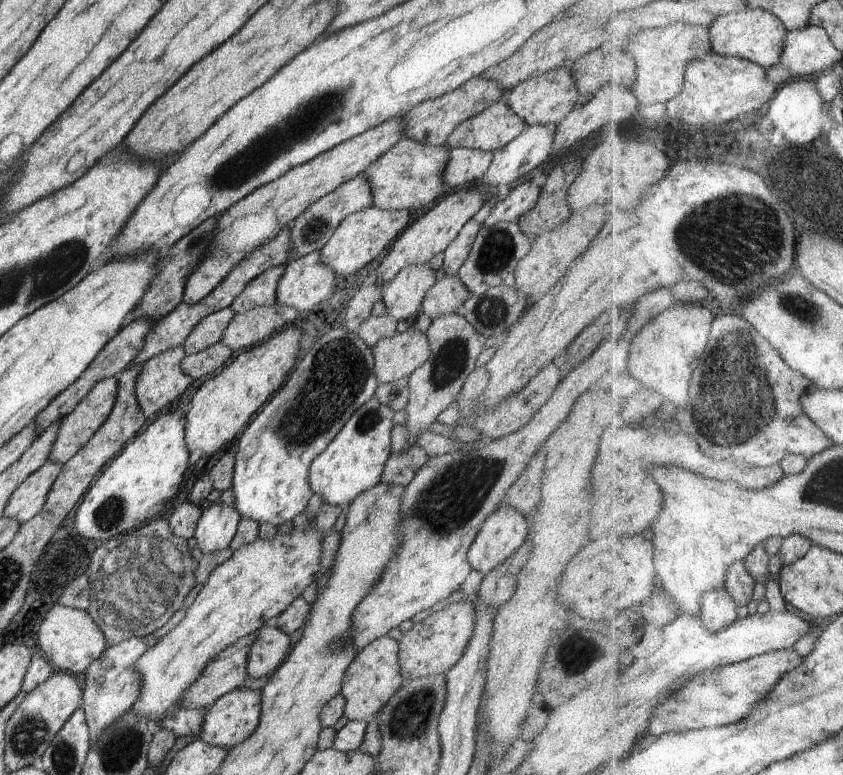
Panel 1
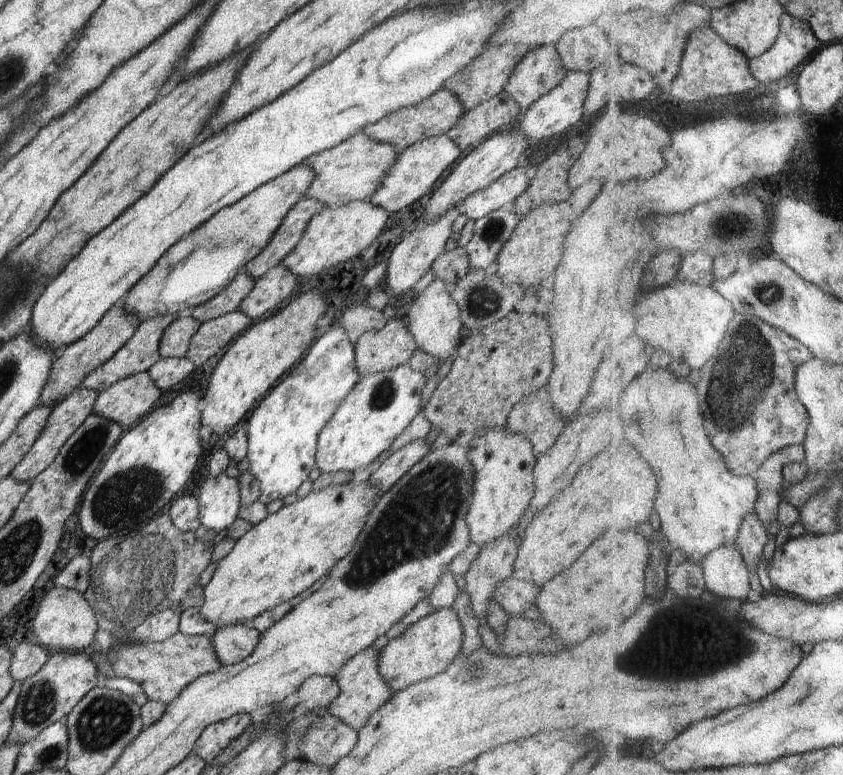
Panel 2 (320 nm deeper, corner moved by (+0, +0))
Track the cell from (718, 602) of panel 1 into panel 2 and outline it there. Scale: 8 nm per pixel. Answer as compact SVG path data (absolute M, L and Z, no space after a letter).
M737 540L736 543L717 548L704 560L703 567L709 597L718 600L732 598L742 602L748 601L748 596L752 592L751 568Z

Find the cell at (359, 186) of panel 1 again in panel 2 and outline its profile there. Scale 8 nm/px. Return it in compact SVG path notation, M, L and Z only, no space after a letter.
M300 199L282 219L270 242L245 264L245 271L255 280L280 265L302 238L310 218L324 207L320 201Z

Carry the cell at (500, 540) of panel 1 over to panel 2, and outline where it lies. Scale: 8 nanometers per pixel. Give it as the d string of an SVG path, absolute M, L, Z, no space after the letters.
M482 427L468 444L468 460L473 468L473 498L465 521L469 526L471 541L480 548L505 535L518 526L535 495L534 465L537 458L533 446L520 433L502 427Z

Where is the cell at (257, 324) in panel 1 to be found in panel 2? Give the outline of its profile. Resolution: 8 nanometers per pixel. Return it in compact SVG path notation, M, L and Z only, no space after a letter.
M238 310L210 319L198 327L184 357L191 360L196 368L202 366L208 358L217 355L219 350L224 351L236 334L250 326L251 318Z

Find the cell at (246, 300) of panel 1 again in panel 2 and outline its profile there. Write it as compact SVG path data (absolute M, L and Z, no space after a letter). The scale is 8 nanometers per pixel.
M242 267L230 281L230 284L225 289L222 289L222 292L219 292L214 298L192 307L187 311L187 315L199 320L201 323L205 323L210 319L236 311L242 299L245 299L253 289L254 283L255 280Z

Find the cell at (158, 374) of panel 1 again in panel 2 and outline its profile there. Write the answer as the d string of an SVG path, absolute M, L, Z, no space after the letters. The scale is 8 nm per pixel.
M147 372L135 374L100 391L92 413L119 424L126 432L152 410L161 392Z

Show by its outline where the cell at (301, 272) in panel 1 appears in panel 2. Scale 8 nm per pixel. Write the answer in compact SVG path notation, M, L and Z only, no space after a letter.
M285 266L271 268L264 276L255 279L253 289L237 306L237 310L251 320L262 318L266 312L278 309L282 302L290 298L296 288L298 277Z

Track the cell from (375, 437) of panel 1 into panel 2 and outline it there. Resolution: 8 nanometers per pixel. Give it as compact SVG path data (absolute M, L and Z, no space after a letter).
M408 363L361 377L320 431L316 467L322 473L364 470L392 446L396 436L402 434L422 411L421 394L425 380L423 372L413 370Z

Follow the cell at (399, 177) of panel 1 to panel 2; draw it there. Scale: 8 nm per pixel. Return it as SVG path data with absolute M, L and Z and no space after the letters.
M362 131L350 136L338 146L309 156L302 164L314 171L316 179L310 183L304 198L320 201L326 207L339 207L352 201L368 200L377 191L383 176L393 167L399 150L388 143L377 143Z

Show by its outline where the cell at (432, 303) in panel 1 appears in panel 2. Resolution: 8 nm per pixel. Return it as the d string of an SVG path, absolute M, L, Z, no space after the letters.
M456 247L452 251L444 251L431 266L434 275L448 285L455 285L472 269L469 256L464 247Z

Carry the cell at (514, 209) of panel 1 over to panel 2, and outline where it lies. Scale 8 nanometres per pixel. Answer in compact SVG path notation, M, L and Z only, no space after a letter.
M525 165L513 168L484 190L469 194L454 206L454 211L476 221L499 208L510 208L518 196L528 188L530 172L530 168Z

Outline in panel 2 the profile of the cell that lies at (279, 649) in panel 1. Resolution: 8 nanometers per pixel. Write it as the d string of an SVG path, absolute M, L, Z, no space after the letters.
M249 623L228 625L214 631L210 640L222 665L233 665L247 659L256 646L260 633Z

